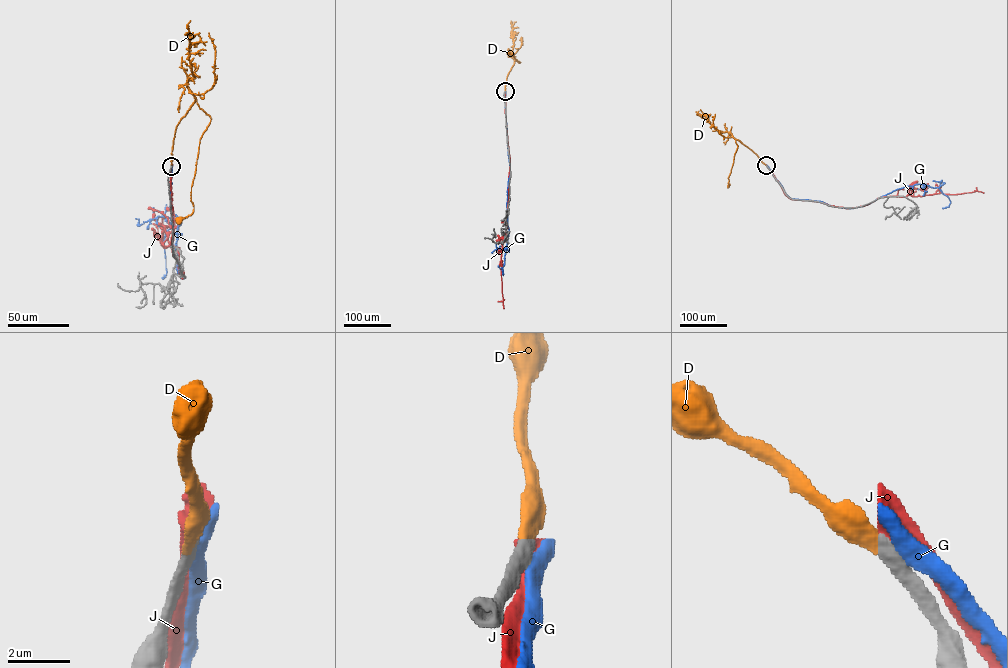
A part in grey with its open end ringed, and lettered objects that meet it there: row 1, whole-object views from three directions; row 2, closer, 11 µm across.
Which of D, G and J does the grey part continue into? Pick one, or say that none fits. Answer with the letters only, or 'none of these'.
D

